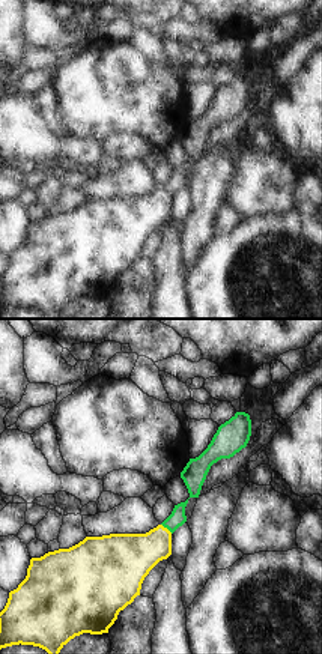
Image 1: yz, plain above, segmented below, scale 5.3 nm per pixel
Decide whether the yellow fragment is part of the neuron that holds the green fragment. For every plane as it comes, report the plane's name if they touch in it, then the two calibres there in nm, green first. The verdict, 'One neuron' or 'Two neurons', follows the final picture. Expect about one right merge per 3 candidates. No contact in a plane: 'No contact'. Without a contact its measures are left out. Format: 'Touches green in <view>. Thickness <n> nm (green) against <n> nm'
Touches green in yz. Thickness 90 nm (green) against 240 nm.

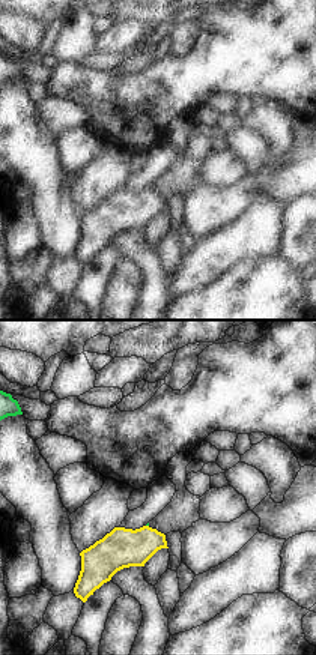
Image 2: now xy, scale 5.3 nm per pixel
No contact.

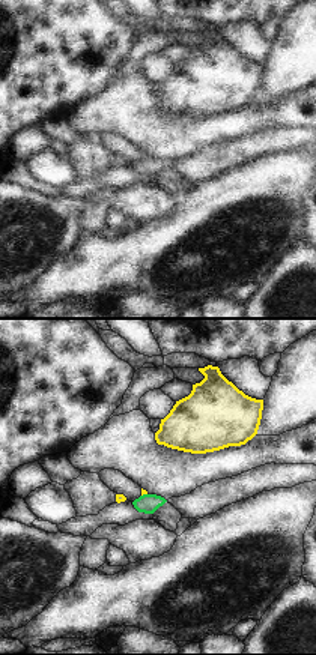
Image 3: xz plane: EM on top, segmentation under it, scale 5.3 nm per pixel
Touches green in xz. Thickness 110 nm (green) against 30 nm.

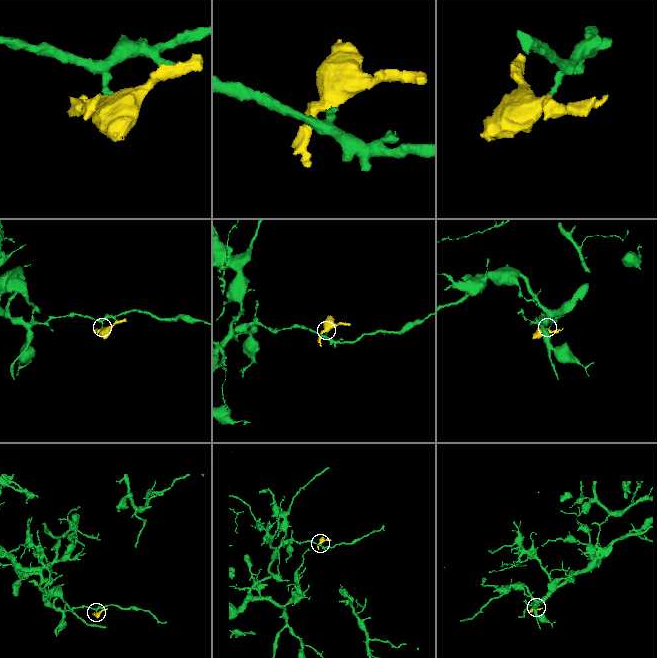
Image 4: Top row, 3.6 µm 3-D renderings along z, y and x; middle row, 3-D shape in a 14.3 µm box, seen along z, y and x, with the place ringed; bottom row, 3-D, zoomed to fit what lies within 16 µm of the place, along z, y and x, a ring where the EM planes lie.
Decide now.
Two neurons.

